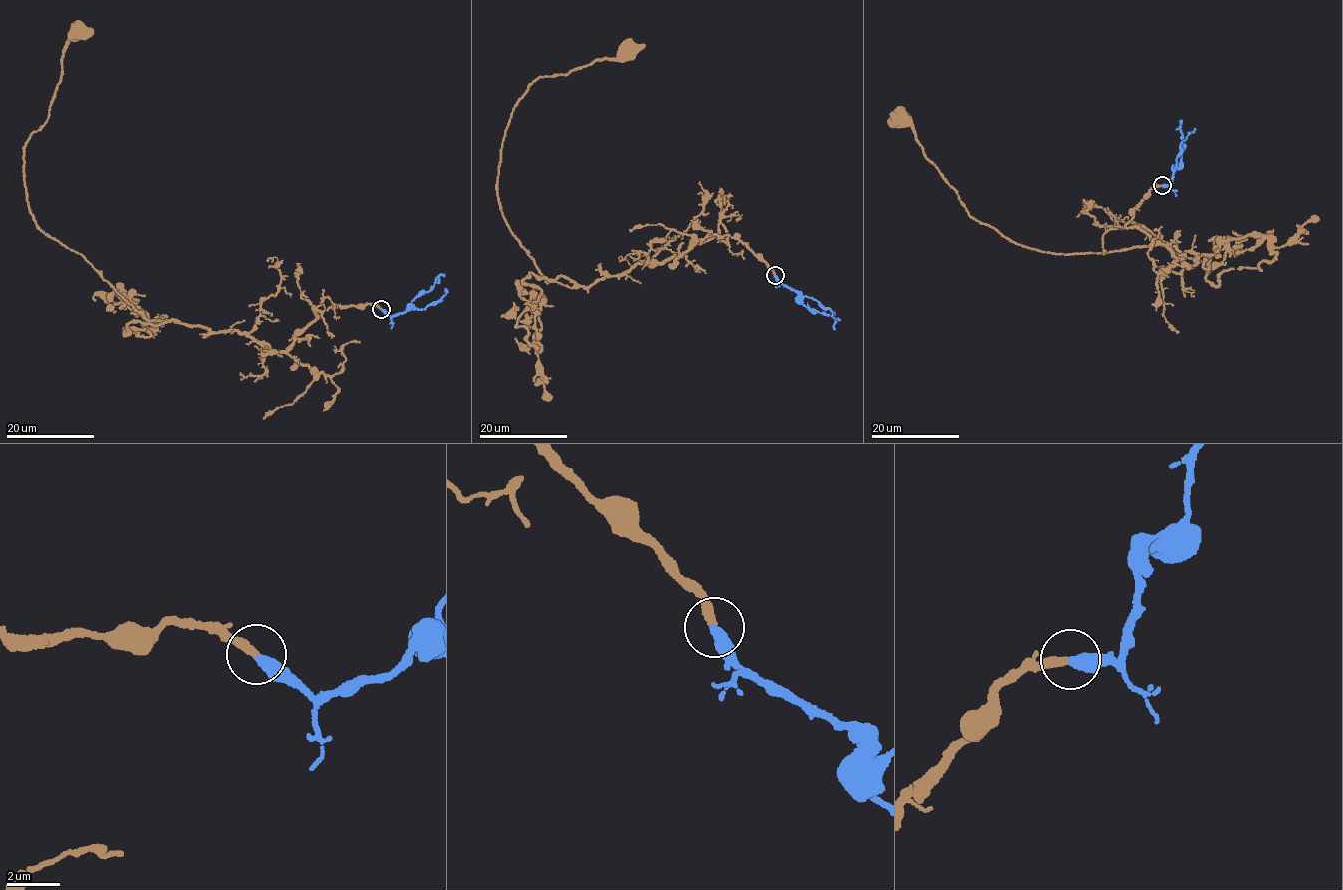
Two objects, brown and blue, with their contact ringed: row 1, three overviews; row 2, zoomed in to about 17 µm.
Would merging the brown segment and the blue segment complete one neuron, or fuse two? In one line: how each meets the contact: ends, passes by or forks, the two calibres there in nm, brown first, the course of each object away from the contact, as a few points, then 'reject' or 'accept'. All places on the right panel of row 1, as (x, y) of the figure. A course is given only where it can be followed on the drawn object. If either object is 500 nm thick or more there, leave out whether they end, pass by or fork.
brown ends | blue ends | 320/400 nm | brown via (1162, 185), (1124, 226), (1209, 265), (1153, 244), (1028, 248), (969, 214), (899, 117) | blue via (1162, 185), (1169, 185), (1182, 142), (1195, 129) | accept

